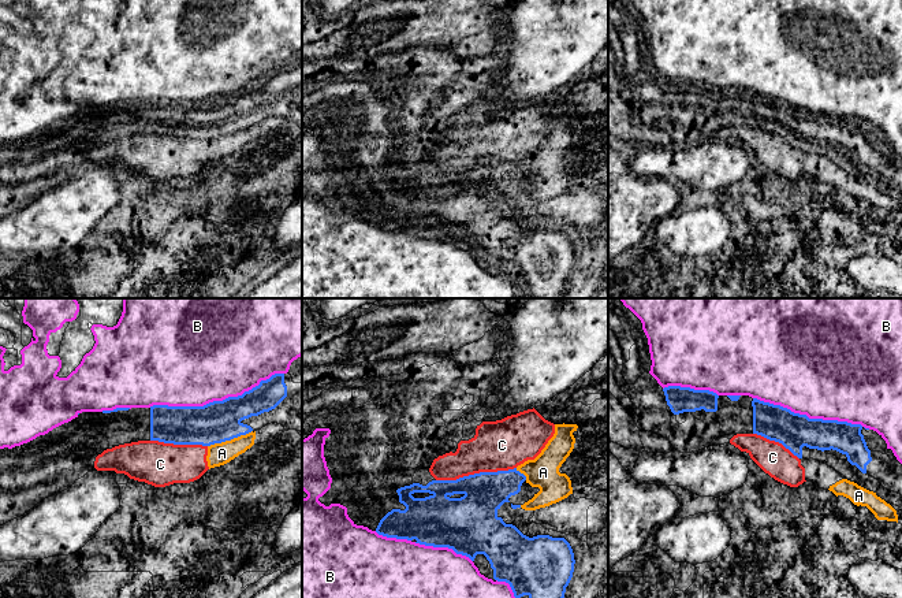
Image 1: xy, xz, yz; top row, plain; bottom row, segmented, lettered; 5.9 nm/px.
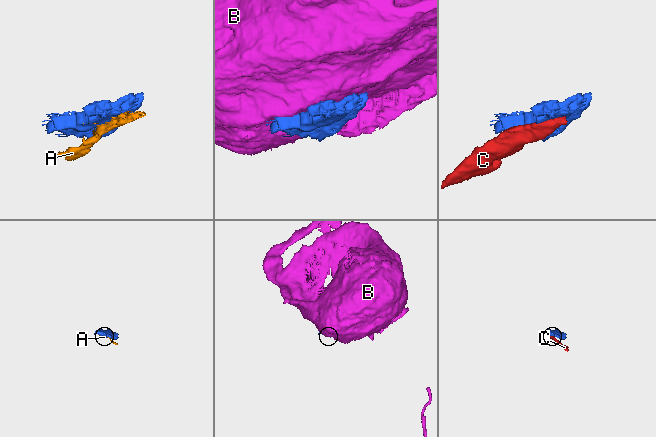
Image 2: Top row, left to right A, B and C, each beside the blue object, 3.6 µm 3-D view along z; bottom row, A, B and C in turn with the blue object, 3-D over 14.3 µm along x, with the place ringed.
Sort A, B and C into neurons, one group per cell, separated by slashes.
A C / B

